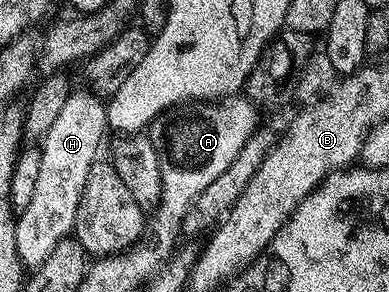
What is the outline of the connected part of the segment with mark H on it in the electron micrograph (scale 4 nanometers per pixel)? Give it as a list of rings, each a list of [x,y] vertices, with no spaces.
[[[70,100],[59,112],[51,132],[39,147],[39,180],[35,182],[31,204],[18,215],[16,226],[16,251],[22,265],[32,270],[42,266],[53,253],[60,249],[67,236],[73,234],[75,216],[83,188],[94,171],[93,161],[97,149],[107,135],[107,110],[97,102]]]

